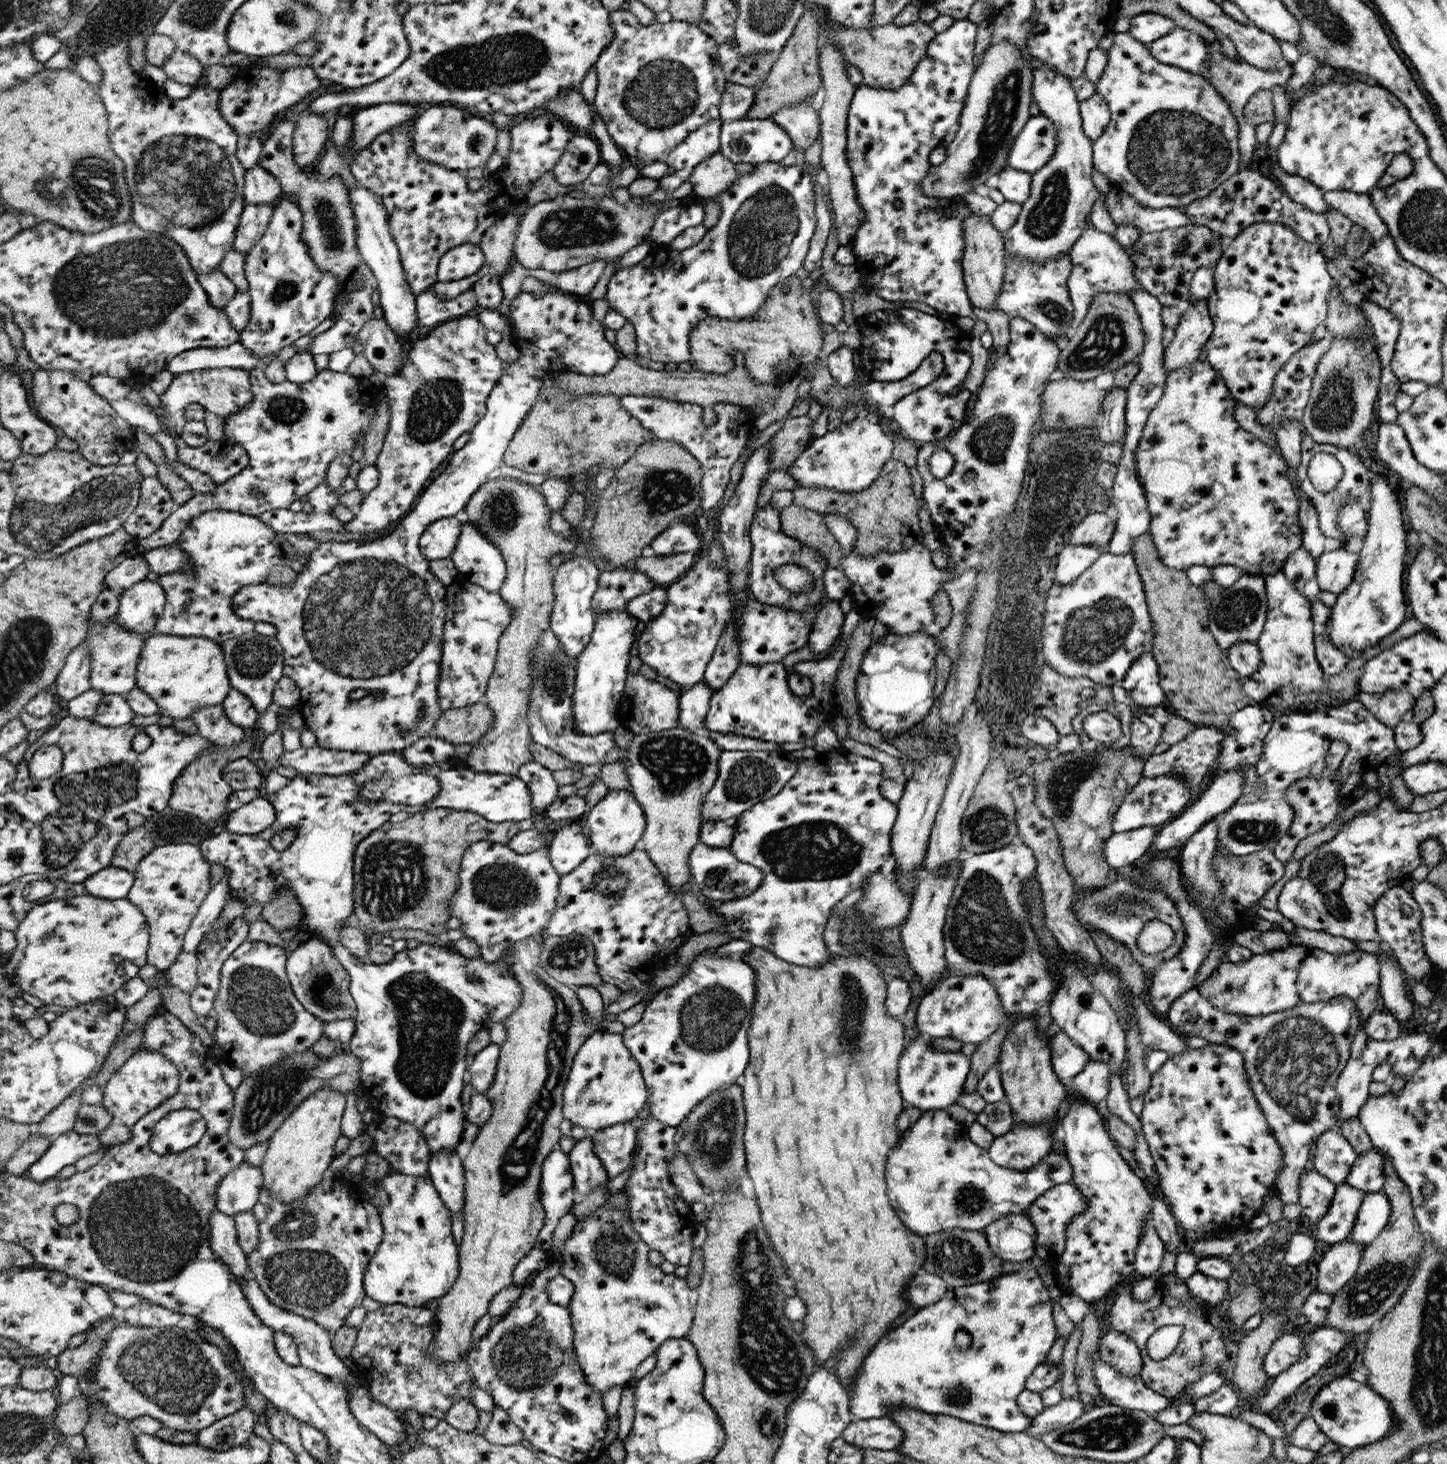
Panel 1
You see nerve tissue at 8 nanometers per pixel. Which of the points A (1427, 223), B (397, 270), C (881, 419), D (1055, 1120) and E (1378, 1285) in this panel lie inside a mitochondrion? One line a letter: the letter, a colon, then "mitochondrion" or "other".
A: mitochondrion
B: other
C: other
D: other
E: mitochondrion

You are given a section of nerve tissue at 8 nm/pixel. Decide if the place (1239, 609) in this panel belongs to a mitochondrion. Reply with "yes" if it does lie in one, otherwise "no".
yes

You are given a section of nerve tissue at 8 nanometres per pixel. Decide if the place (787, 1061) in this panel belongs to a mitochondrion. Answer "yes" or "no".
no

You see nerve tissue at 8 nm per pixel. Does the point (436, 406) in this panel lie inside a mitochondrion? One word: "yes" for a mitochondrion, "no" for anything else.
yes

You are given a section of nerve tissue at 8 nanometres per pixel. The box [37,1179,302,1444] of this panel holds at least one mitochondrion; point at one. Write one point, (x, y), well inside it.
(167, 1368)

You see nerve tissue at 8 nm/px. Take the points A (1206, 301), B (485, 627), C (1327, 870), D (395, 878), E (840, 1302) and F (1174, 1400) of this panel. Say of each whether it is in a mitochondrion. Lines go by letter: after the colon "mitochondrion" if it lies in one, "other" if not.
A: other
B: other
C: mitochondrion
D: mitochondrion
E: other
F: other

